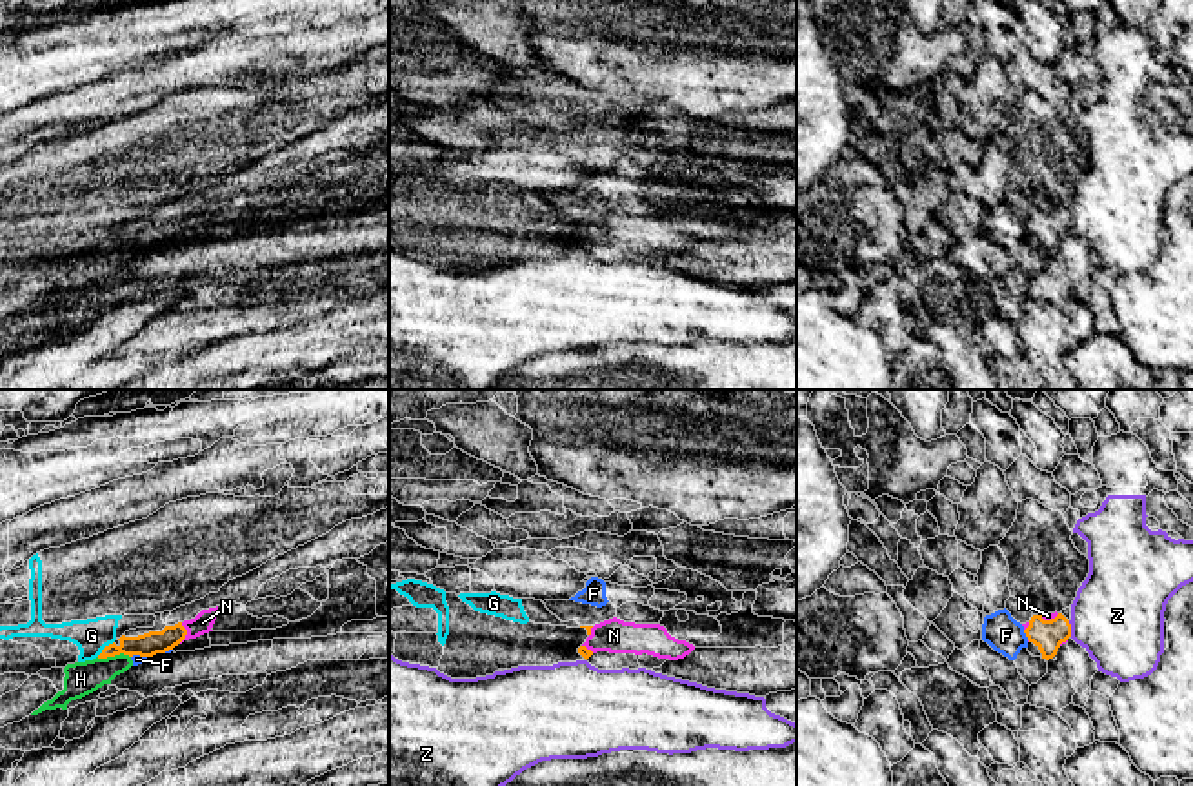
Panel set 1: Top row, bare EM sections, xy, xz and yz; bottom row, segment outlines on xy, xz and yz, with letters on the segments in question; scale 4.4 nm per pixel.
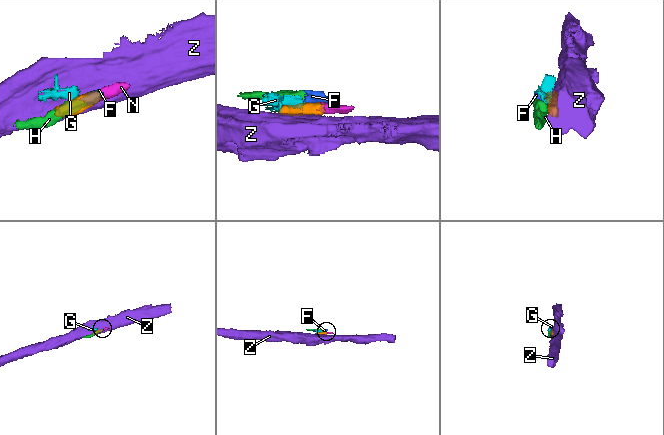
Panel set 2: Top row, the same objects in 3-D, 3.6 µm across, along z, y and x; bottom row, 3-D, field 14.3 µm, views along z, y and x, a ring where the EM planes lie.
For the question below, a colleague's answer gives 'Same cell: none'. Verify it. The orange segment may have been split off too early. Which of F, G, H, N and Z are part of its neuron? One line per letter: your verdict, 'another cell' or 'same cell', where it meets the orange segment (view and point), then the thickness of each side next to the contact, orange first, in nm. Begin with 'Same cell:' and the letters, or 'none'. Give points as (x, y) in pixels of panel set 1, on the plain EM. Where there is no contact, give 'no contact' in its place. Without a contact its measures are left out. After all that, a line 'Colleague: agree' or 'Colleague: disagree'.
Same cell: N
F: another cell | yz (1026, 228) | 140/160 nm
G: another cell | xy (104, 241) | 110/150 nm
H: another cell | xy (113, 248) | 110/150 nm
N: same cell | xy (186, 226) | 110/90 nm
Z: another cell | yz (1070, 221) | 140/400 nm
Colleague: disagree

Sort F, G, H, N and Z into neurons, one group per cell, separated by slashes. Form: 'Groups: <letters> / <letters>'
Groups: F H / G / N / Z

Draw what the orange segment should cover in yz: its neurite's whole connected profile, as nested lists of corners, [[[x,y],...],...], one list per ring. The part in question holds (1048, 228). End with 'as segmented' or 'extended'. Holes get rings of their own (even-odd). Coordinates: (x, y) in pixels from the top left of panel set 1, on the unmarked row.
[[[1062,206],[1033,207],[1029,215],[1022,217],[1028,235],[1033,235],[1042,251],[1049,253],[1058,240],[1071,229],[1071,217]]] | extended

